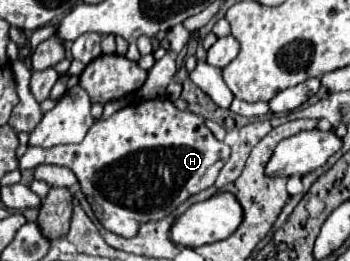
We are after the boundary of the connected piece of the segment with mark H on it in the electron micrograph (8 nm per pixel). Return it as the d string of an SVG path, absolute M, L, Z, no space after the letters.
M147 99L119 109L105 121L97 121L77 145L55 145L51 149L29 147L19 159L19 167L21 171L35 169L45 163L69 167L75 173L87 201L97 205L103 213L99 223L119 237L135 237L139 225L167 217L191 195L211 187L221 167L227 163L231 149L223 141L215 139L203 121L205 119L195 113L179 111L169 99Z

